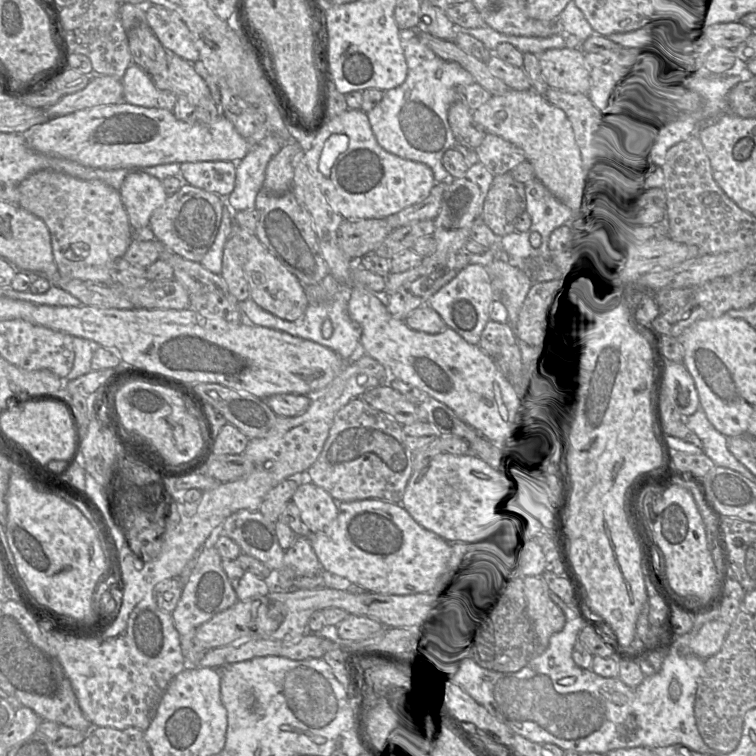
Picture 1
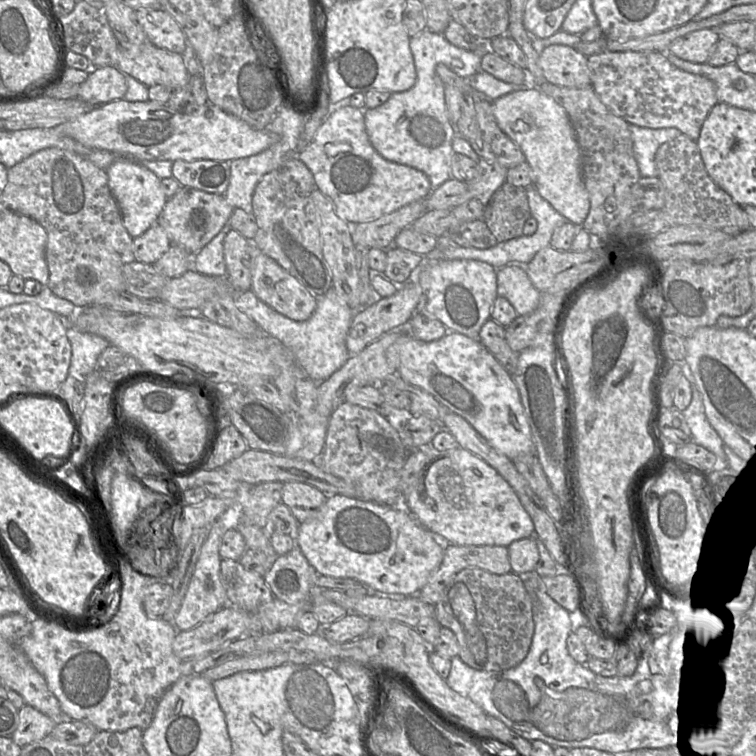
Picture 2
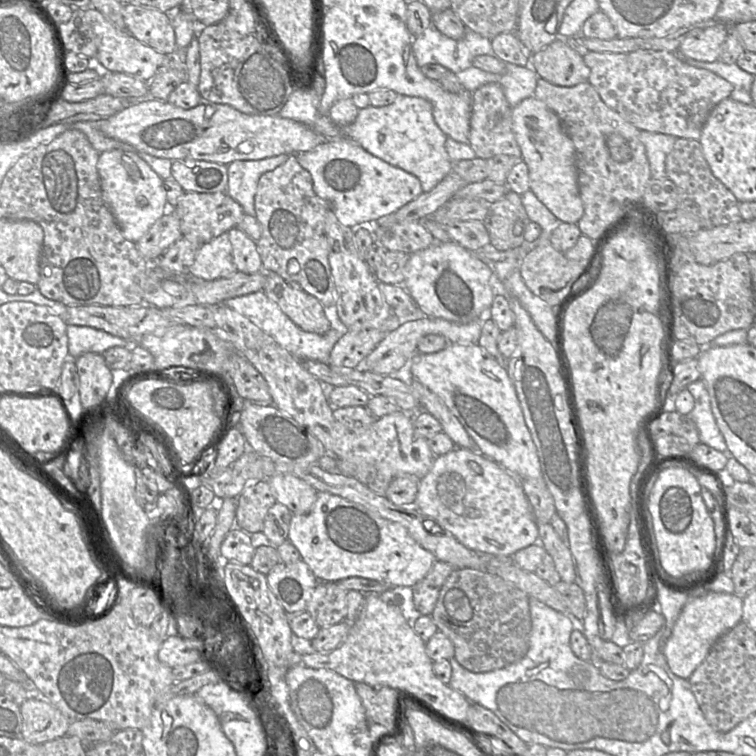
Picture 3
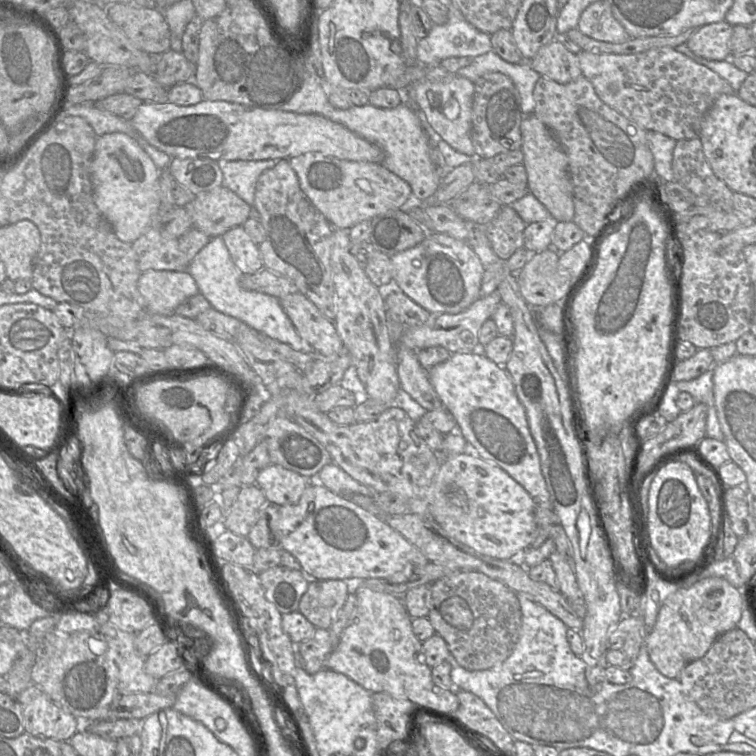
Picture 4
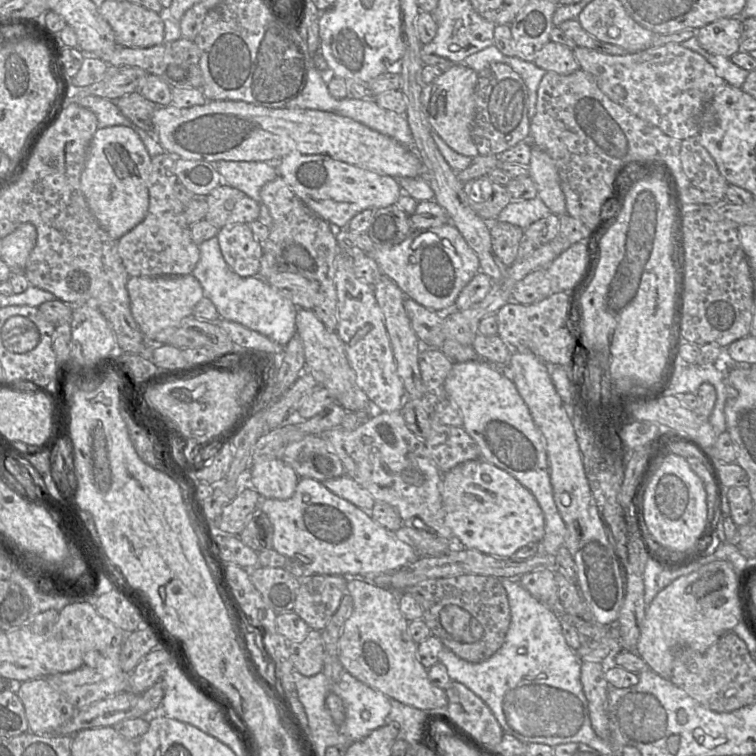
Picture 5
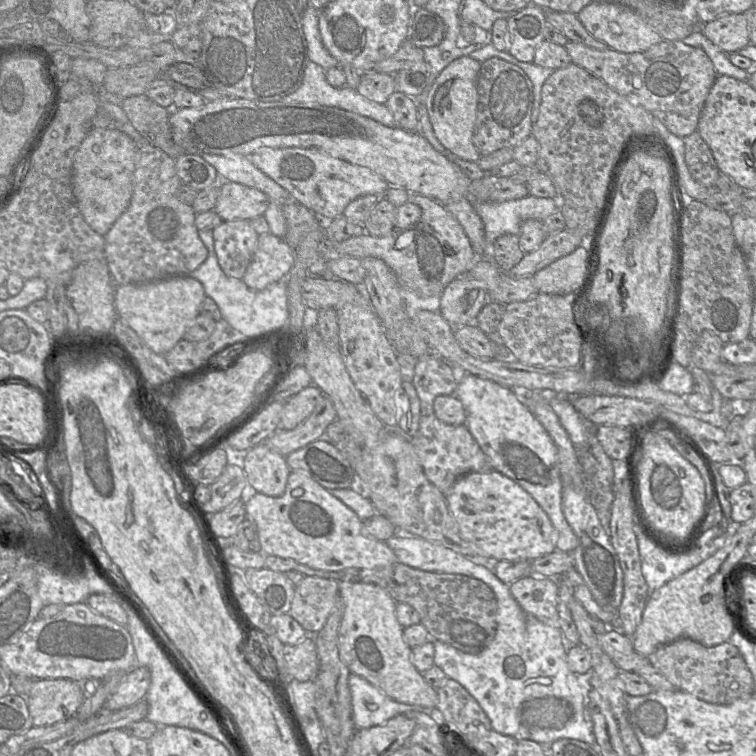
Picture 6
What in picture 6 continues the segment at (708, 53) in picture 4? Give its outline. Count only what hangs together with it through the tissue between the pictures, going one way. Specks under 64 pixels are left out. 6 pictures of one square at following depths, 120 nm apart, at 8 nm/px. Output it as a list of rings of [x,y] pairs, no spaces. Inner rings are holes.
[[[744,13],[719,16],[698,29],[726,54],[736,53],[750,45],[747,14]]]

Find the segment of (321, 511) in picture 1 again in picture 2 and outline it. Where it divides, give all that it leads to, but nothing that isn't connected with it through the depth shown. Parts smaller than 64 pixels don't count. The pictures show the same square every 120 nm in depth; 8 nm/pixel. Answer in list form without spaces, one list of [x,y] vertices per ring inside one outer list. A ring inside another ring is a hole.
[[[285,482],[282,500],[299,523],[303,523],[317,512],[328,496],[317,488],[301,482]]]

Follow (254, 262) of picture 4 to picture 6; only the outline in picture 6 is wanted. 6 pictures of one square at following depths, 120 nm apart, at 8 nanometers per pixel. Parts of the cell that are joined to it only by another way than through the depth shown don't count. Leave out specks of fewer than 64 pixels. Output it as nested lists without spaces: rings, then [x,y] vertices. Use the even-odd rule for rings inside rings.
[[[247,220],[224,221],[212,233],[219,266],[227,276],[242,280],[259,234]]]

